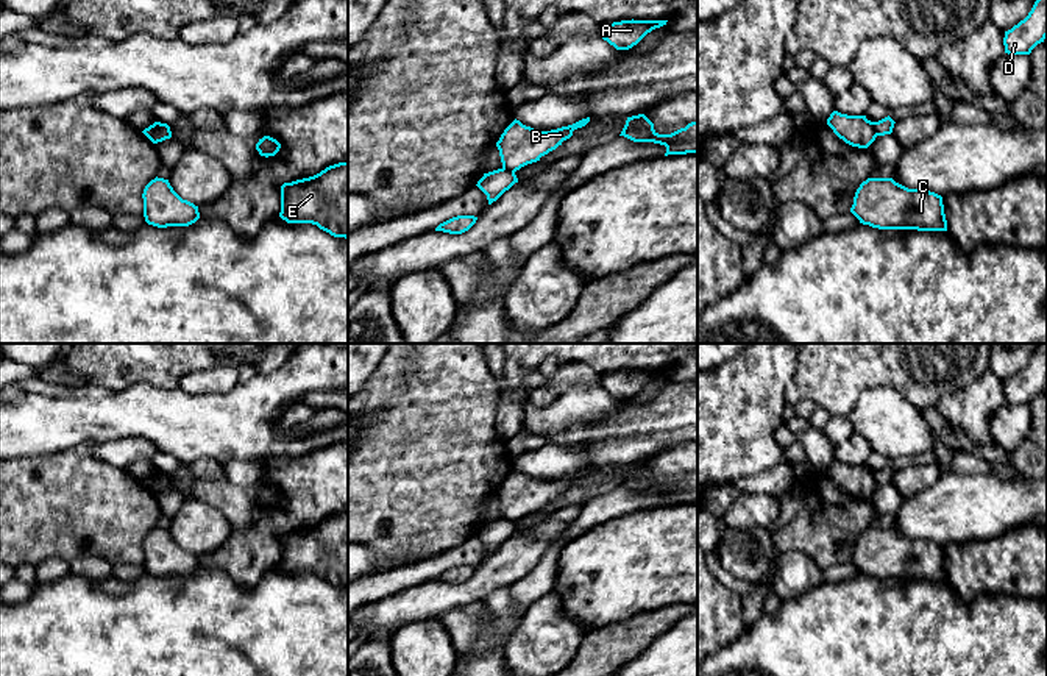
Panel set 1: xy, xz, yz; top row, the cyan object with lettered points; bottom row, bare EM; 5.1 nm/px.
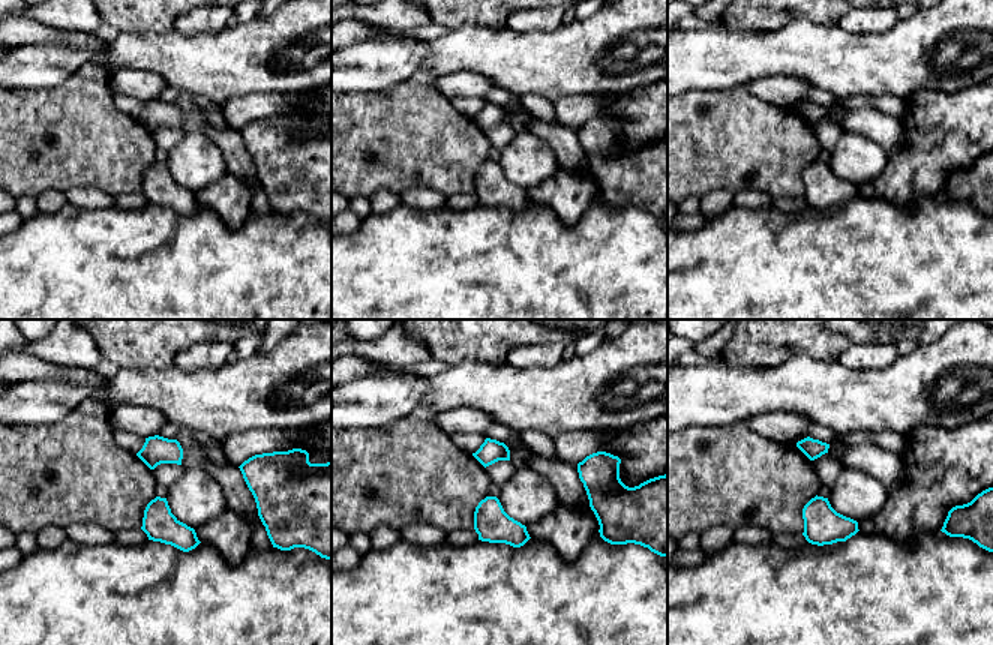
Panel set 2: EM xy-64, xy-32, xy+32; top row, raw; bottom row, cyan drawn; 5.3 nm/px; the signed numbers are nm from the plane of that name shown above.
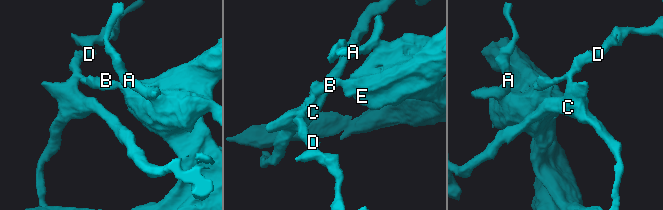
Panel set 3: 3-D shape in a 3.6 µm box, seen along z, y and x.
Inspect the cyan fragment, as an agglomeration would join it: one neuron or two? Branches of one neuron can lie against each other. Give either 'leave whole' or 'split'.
split

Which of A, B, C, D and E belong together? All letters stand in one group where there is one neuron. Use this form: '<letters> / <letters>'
A B E / C D

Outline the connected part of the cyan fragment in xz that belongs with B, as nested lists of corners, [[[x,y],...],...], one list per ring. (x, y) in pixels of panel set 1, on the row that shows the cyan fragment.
[[[590,117],[557,130],[538,131],[515,119],[496,142],[502,167],[516,172],[527,164],[540,161],[541,156],[570,139],[574,130],[585,126],[588,122]]]

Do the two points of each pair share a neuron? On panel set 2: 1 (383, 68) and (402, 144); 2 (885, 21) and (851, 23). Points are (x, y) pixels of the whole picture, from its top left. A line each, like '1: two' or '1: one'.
1: two
2: one

